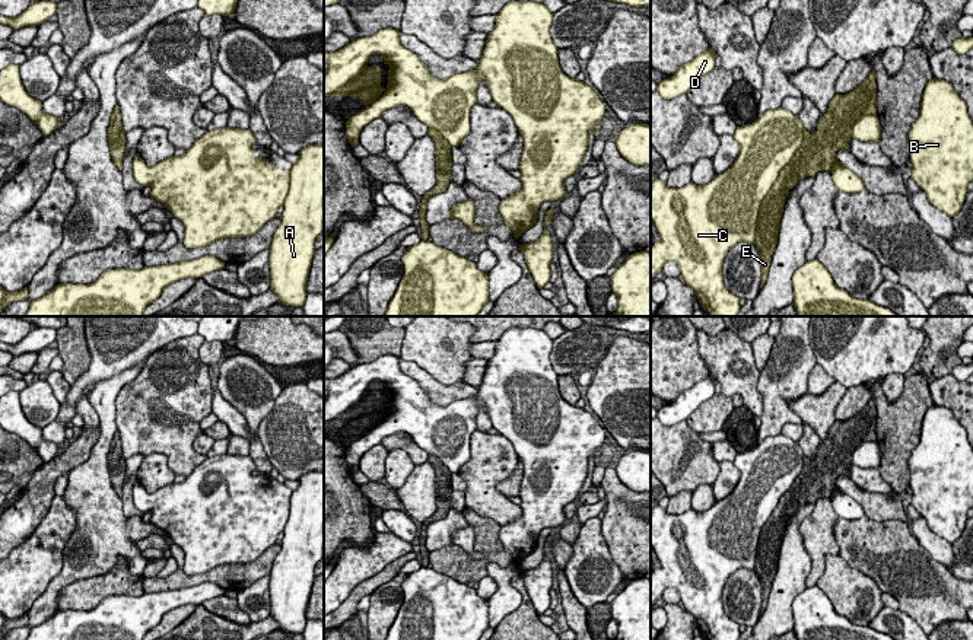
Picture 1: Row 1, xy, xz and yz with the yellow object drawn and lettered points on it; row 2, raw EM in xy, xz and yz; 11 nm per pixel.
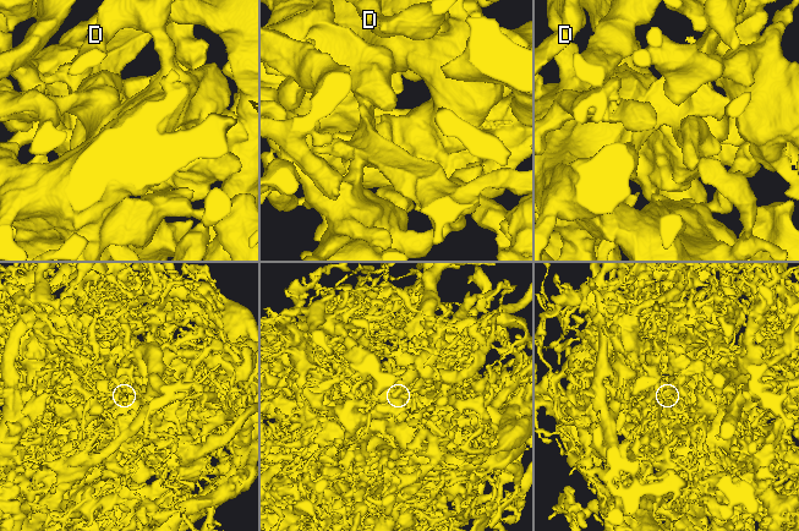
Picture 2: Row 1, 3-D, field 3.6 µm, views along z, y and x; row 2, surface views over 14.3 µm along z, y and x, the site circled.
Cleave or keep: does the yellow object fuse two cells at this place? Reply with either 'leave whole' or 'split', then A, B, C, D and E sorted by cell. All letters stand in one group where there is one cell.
split | A B C D / E

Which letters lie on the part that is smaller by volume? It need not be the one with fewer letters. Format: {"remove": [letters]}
{"remove": ["E"]}

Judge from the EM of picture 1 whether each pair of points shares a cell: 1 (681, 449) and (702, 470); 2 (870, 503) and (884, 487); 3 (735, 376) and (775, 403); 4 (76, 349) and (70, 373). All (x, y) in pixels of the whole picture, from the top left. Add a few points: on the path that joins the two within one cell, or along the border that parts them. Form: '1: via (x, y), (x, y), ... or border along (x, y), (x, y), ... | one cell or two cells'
1: via (686, 455), (696, 464) | one cell
2: border along (849, 478), (870, 492), (899, 497) | two cells
3: border along (759, 371), (760, 417) | two cells
4: via (75, 354), (73, 368) | one cell

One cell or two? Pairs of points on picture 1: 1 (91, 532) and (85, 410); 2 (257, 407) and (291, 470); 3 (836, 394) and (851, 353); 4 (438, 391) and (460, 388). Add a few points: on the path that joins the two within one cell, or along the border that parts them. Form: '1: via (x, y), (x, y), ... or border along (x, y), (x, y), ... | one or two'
1: border along (86, 395), (99, 426) | two
2: border along (282, 389), (273, 408), (257, 430), (264, 452) | two
3: border along (835, 379), (845, 388) | two
4: via (444, 391), (454, 391) | one

